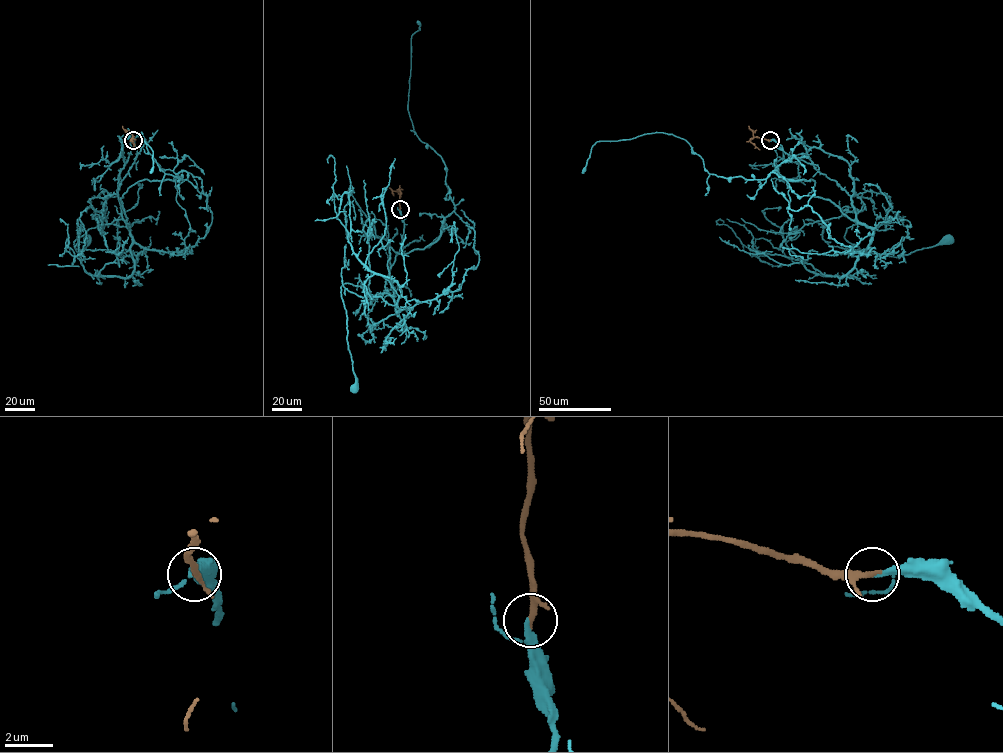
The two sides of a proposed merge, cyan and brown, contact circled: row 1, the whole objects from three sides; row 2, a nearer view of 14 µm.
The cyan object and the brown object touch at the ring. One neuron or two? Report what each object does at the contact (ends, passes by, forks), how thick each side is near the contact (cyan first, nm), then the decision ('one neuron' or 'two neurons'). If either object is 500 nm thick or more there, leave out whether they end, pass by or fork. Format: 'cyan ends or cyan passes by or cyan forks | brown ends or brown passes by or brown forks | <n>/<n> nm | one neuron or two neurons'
cyan passes by | brown passes by | 180/190 nm | one neuron

